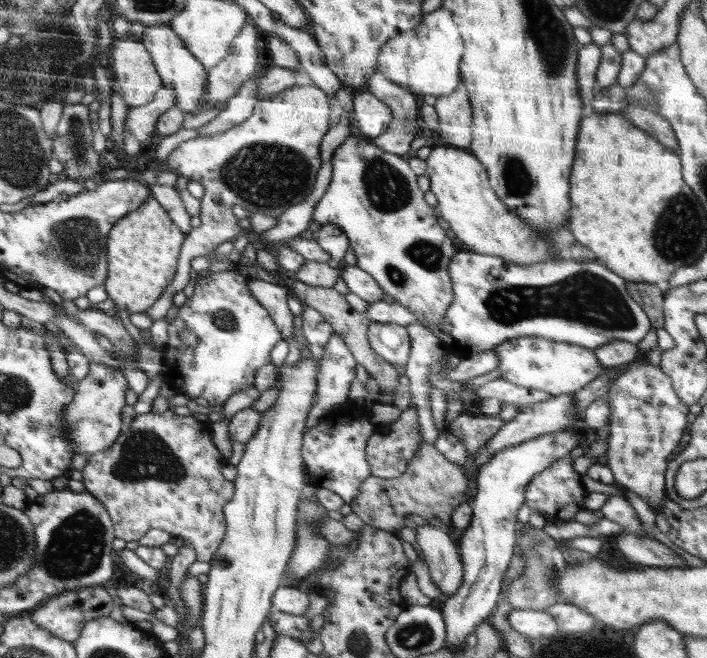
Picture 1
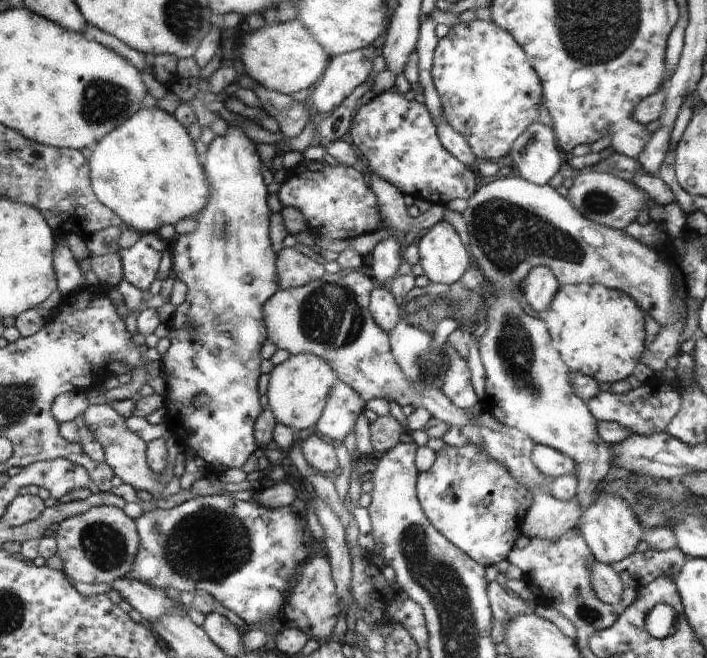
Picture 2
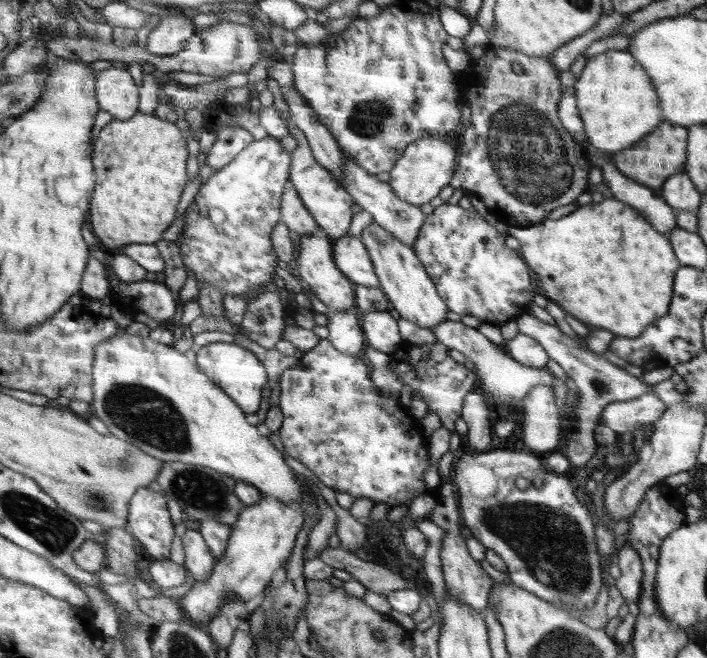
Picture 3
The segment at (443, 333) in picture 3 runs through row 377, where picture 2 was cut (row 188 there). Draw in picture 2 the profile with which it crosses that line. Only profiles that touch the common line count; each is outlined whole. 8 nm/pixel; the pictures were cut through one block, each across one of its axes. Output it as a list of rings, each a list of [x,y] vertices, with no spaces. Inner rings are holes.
[[[516,175],[499,177],[488,182],[472,197],[468,198],[468,206],[461,213],[466,222],[470,239],[470,254],[474,254],[475,264],[479,267],[490,290],[492,298],[486,307],[484,316],[488,321],[488,328],[480,338],[479,356],[486,374],[486,388],[484,398],[479,406],[486,414],[524,432],[537,445],[553,447],[562,454],[574,458],[578,462],[577,495],[580,500],[580,510],[584,510],[594,502],[598,496],[597,486],[604,480],[612,465],[613,451],[609,443],[598,434],[597,419],[593,417],[588,403],[575,392],[573,387],[573,371],[561,357],[549,333],[549,328],[538,316],[526,316],[522,306],[518,304],[518,297],[522,294],[522,287],[518,282],[535,266],[546,266],[555,274],[560,285],[565,284],[594,284],[624,291],[632,298],[641,310],[650,314],[662,328],[678,326],[678,322],[687,319],[687,306],[678,308],[677,279],[674,278],[673,266],[666,262],[662,254],[658,254],[652,247],[644,246],[642,242],[634,240],[622,230],[598,224],[593,219],[586,220],[584,213],[550,187],[537,185]]]

